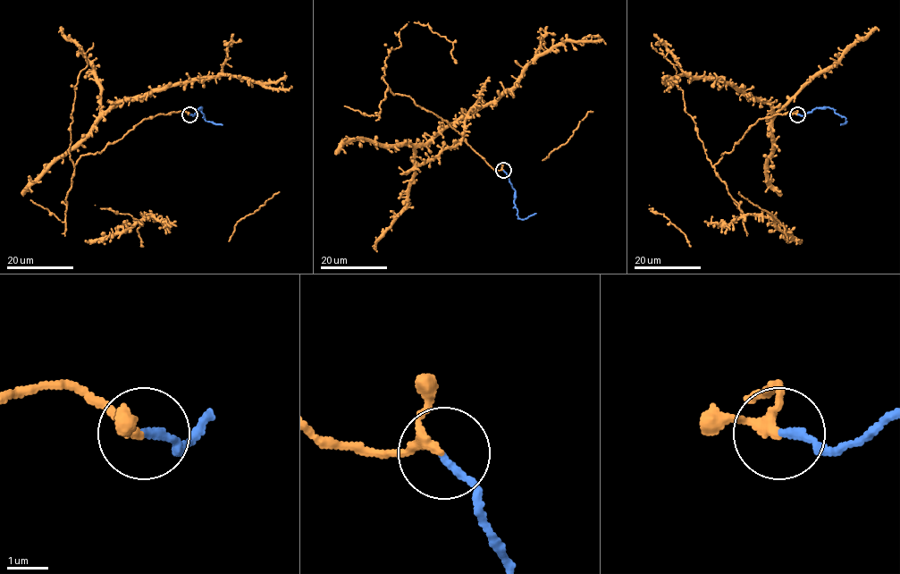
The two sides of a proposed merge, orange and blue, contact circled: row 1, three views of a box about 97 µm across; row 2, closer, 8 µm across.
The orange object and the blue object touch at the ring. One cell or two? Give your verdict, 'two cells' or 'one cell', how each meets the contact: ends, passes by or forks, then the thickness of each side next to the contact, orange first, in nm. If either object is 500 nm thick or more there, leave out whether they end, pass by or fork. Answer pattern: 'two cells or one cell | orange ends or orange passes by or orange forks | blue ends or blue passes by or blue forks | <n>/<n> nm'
one cell | orange passes by | blue ends | 220/170 nm

